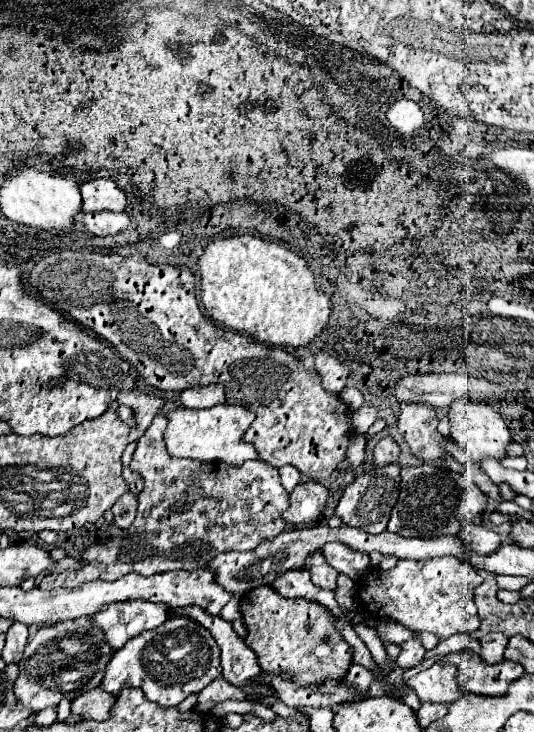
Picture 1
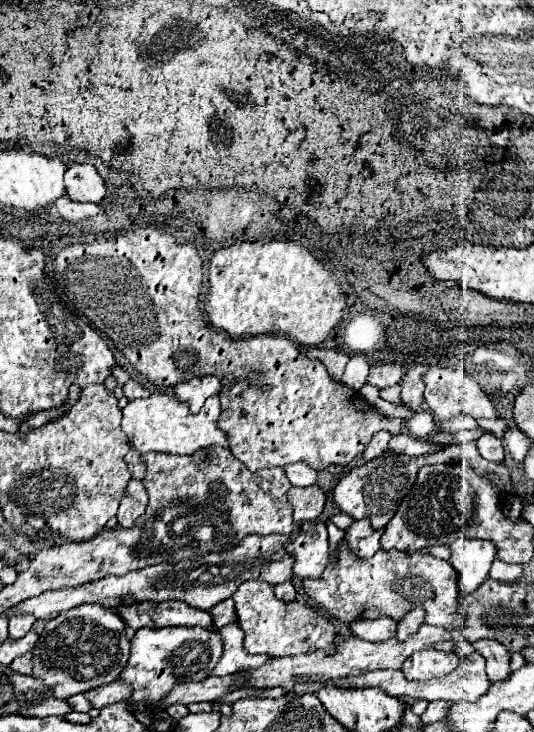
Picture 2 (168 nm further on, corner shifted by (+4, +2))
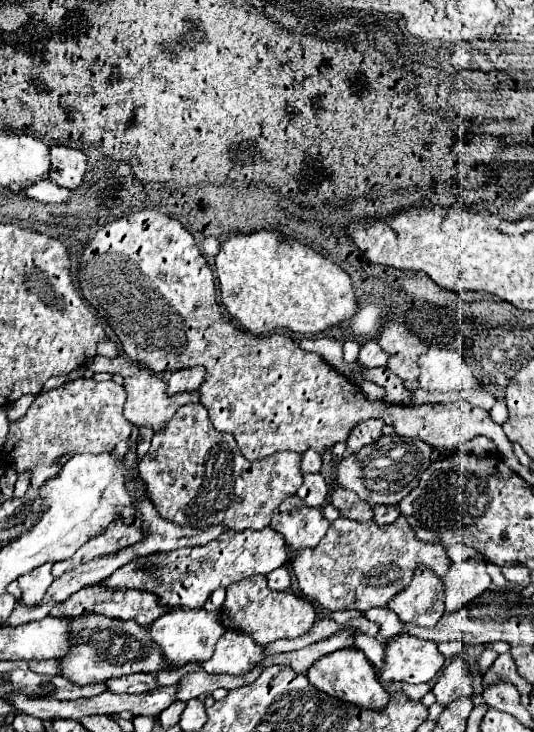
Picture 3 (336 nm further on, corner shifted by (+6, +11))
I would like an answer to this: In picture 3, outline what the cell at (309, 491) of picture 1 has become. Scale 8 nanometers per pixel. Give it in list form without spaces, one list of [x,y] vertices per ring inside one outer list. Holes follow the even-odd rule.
[[[306,473],[304,483],[296,495],[300,499],[304,499],[308,507],[320,507],[328,495],[328,485],[326,485],[322,473]]]

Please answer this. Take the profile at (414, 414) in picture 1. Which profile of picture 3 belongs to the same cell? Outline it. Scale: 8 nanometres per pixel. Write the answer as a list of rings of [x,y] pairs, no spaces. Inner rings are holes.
[[[388,319],[382,325],[378,343],[390,355],[386,367],[394,375],[398,375],[402,381],[418,379],[418,357],[428,349],[428,345],[422,343],[422,339],[418,339],[418,335],[414,335],[404,321]]]

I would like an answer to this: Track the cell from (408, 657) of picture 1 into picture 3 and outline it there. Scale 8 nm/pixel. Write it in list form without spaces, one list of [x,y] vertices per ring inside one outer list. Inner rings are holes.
[[[418,565],[414,569],[410,585],[390,599],[388,609],[392,609],[404,623],[414,623],[418,627],[434,627],[444,615],[444,591],[444,579],[438,577],[432,569]]]

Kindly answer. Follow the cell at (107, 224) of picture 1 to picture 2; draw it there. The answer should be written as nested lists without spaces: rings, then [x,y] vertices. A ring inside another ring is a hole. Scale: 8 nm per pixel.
[[[62,196],[56,204],[58,212],[68,220],[68,222],[82,222],[82,220],[88,220],[88,218],[94,218],[98,214],[98,206],[96,204],[78,204],[78,202],[72,202],[70,198]]]

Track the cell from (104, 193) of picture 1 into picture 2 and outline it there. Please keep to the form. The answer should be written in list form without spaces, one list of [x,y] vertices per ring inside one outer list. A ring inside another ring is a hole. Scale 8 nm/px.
[[[72,164],[66,170],[66,196],[74,202],[100,204],[106,196],[106,184],[92,164]]]

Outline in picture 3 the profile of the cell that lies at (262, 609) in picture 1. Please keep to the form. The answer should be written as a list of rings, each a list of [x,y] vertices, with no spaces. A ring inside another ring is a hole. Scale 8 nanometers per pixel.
[[[252,575],[246,577],[234,585],[230,585],[222,607],[222,625],[226,629],[242,631],[254,637],[258,645],[268,645],[276,639],[294,639],[304,635],[316,621],[316,609],[312,603],[304,597],[298,597],[294,593],[276,593],[266,587],[264,575]]]

